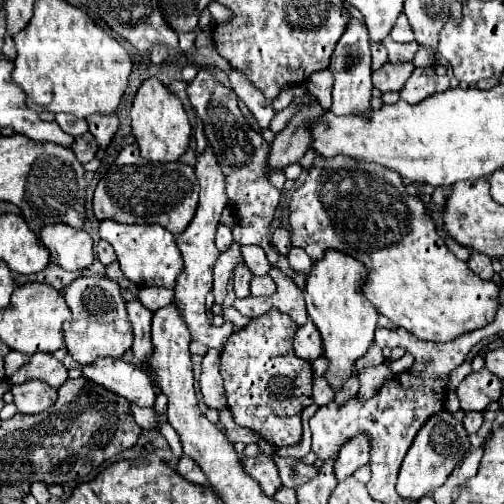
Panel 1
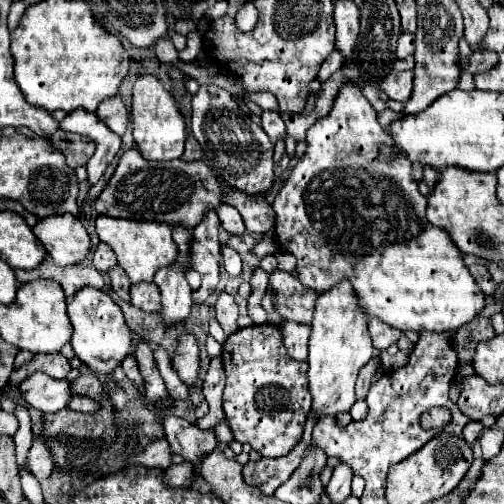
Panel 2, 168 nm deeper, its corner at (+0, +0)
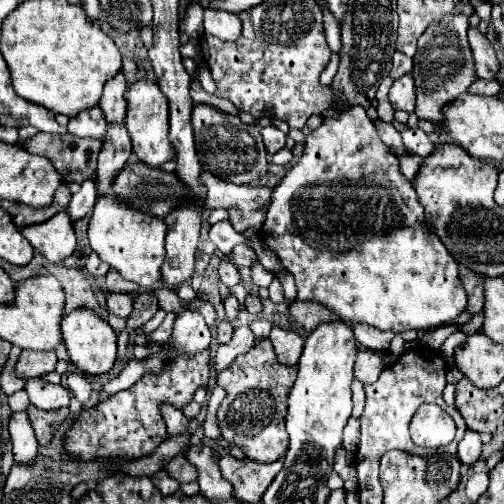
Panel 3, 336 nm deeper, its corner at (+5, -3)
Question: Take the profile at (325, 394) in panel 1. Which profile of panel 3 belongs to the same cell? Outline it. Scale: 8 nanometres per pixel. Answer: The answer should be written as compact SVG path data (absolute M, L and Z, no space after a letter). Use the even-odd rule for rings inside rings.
M222 454L218 462L222 476L234 486L234 494L244 502L260 502L274 476L282 470L282 462L258 464L252 460L236 460L234 456Z

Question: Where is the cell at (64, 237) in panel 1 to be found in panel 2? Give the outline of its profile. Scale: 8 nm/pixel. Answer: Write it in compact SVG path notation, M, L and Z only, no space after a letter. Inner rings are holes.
M63 213L59 217L47 217L47 221L39 221L33 227L35 237L43 243L45 251L51 255L55 265L75 265L83 261L89 253L89 235L81 221L77 217L71 217L71 213Z

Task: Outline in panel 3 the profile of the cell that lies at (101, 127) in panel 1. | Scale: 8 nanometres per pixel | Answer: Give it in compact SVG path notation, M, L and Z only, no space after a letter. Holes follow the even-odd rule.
M122 72L118 76L114 76L114 80L110 80L104 88L102 100L100 100L100 108L104 112L104 118L108 124L122 124L126 120L126 80L122 76Z

